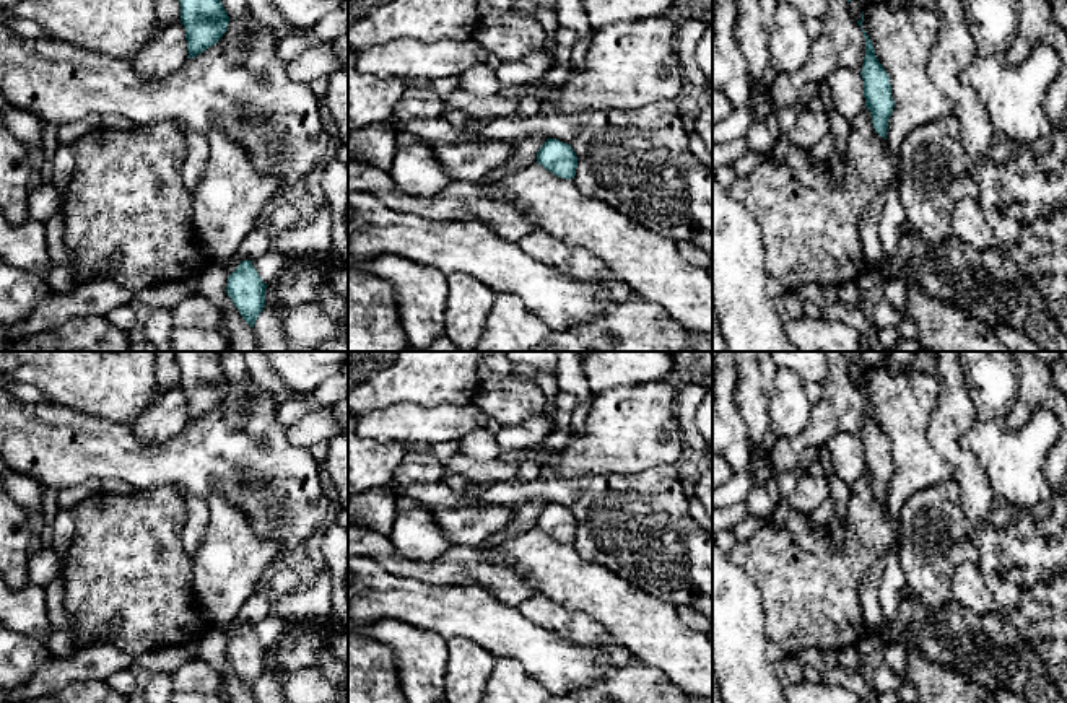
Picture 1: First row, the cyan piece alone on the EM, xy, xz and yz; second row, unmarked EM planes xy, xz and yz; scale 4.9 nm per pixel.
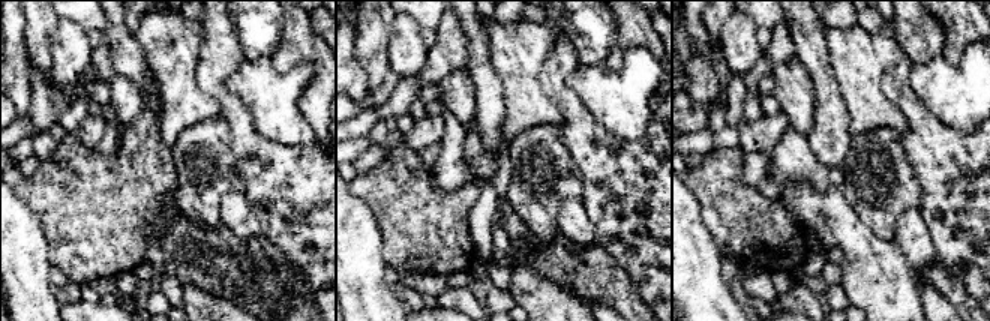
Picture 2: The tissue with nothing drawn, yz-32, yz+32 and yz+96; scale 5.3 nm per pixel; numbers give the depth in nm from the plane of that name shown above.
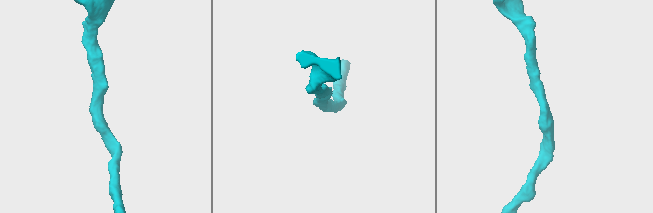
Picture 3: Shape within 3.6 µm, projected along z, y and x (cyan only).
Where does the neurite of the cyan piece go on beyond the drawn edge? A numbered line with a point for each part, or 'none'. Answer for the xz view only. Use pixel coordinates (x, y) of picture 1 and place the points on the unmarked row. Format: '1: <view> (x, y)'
none

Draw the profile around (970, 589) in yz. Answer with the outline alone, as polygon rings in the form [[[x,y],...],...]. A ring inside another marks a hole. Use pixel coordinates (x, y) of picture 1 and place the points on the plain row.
[[[961,563],[955,570],[952,592],[955,600],[974,613],[995,610],[997,602],[974,563]]]

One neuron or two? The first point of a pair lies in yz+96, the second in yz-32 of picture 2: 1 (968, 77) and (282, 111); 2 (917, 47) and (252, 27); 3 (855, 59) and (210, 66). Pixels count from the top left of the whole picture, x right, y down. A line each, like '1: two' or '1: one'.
1: one
2: one
3: two

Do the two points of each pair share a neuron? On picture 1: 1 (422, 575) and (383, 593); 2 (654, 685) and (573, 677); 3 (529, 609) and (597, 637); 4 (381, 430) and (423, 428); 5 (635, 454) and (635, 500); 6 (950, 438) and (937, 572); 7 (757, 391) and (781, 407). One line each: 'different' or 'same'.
1: different
2: different
3: same
4: same
5: different
6: different
7: different

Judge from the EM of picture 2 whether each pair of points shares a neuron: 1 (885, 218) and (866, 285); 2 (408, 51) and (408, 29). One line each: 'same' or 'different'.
1: different
2: same

